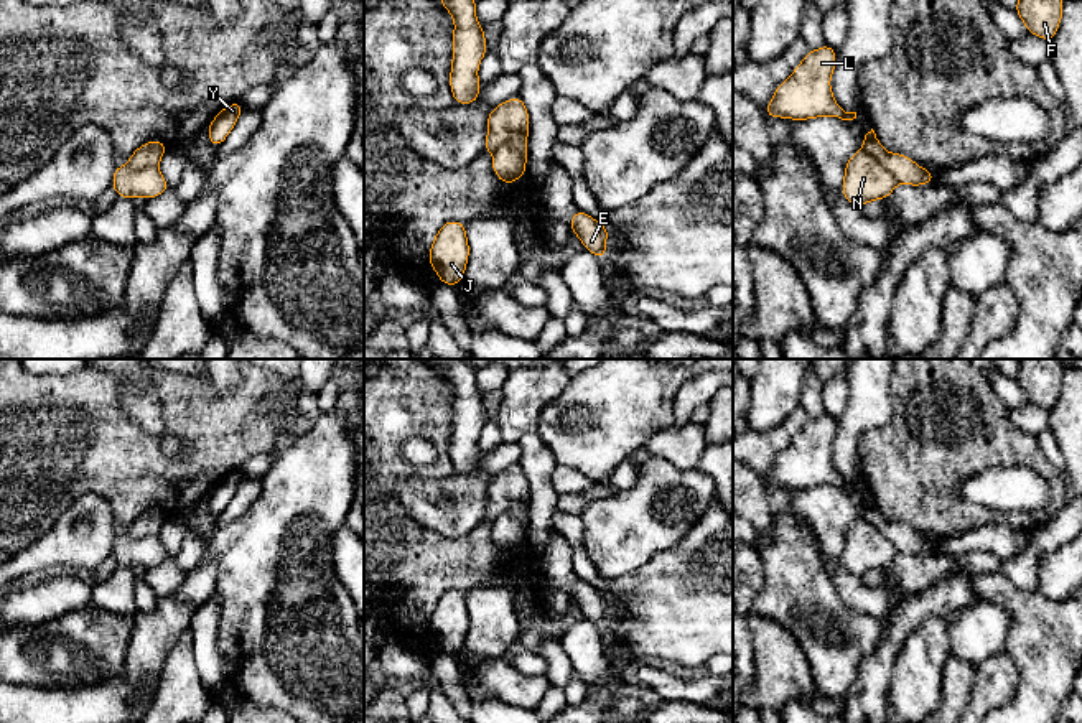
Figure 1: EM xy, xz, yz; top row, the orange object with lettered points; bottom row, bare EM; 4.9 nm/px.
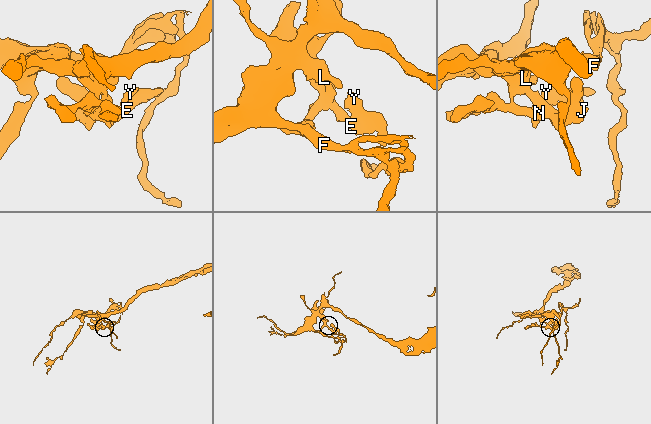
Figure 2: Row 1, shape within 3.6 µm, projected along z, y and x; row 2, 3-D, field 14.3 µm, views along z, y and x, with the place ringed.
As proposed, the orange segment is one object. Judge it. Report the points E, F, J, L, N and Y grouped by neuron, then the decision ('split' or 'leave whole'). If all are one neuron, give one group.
E F J L N Y | leave whole

